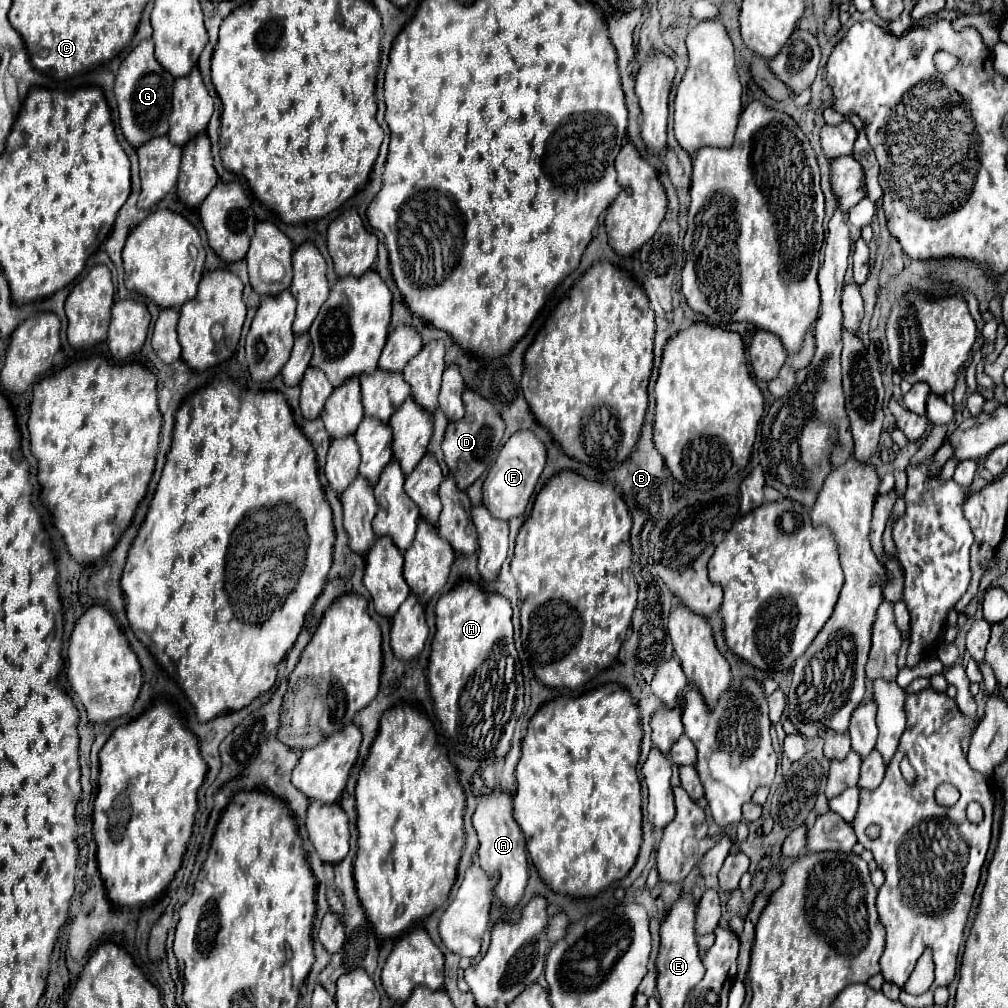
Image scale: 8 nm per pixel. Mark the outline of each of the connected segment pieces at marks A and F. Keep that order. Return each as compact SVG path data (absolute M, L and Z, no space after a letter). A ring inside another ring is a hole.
M494 792L478 802L478 808L474 812L474 828L480 840L478 856L480 866L486 870L486 874L498 874L494 896L498 904L506 910L514 910L516 904L524 896L524 888L528 882L528 858L526 858L526 842L520 826L512 818L512 796L508 792Z
M530 430L510 436L484 480L482 504L490 510L490 514L494 514L500 520L522 516L526 512L530 496L534 494L534 488L538 484L544 466L546 466L546 446Z

